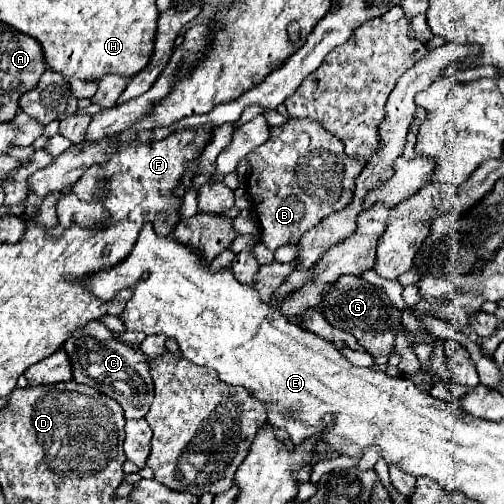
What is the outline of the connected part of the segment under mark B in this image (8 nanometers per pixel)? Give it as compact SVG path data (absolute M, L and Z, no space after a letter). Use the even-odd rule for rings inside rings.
M289 119L285 125L271 127L270 138L251 151L247 159L253 167L249 177L249 197L261 223L261 243L273 251L281 245L297 243L301 235L315 227L323 217L347 207L353 199L355 179L365 167L361 159L347 157L343 151L343 143L311 119Z

